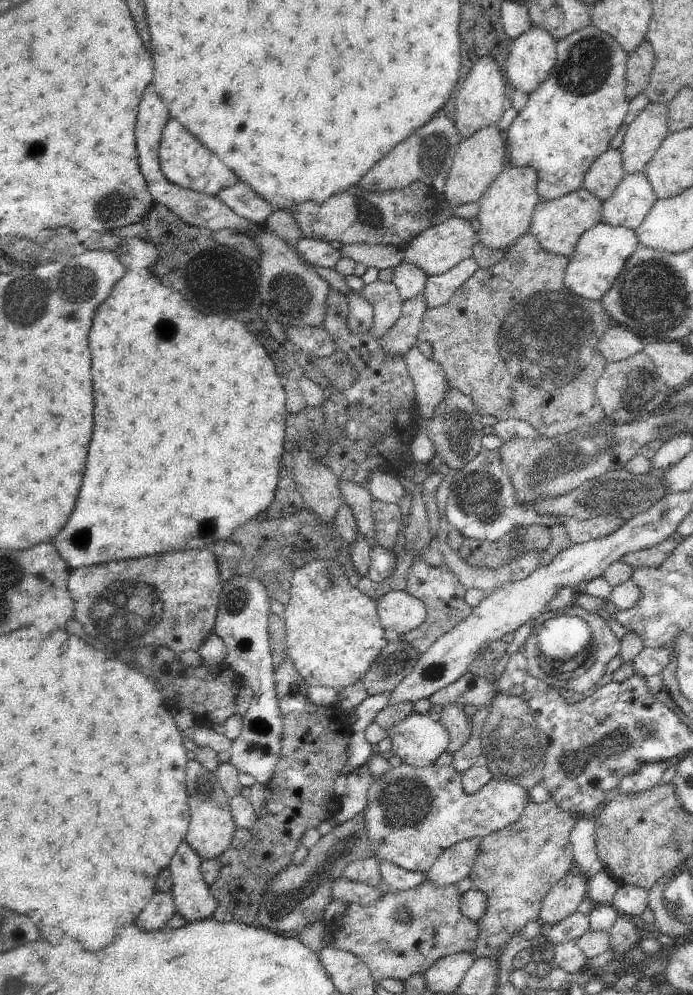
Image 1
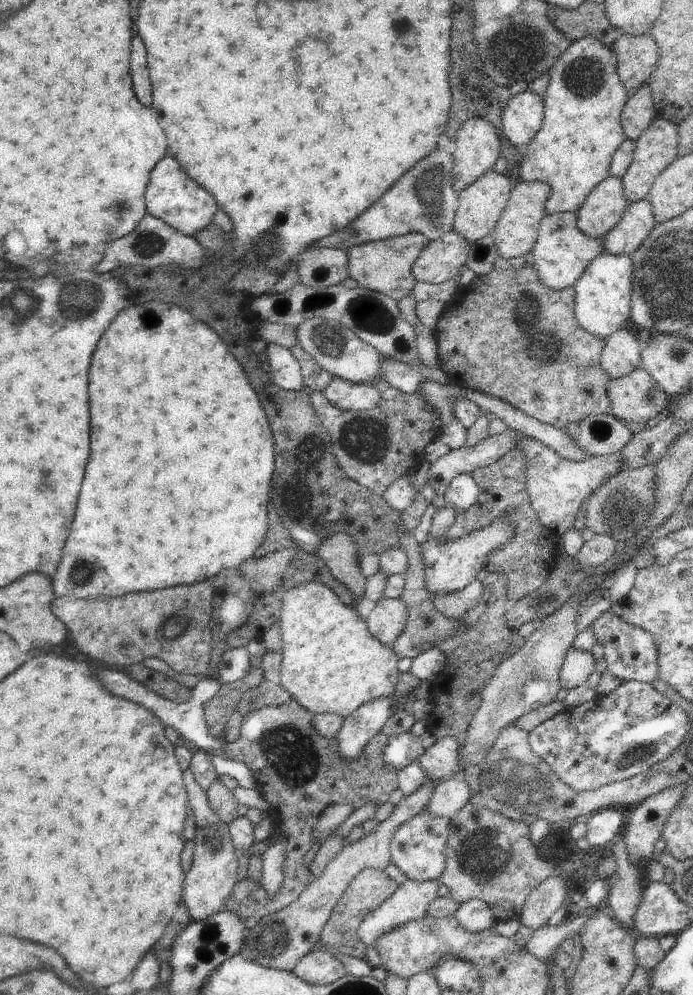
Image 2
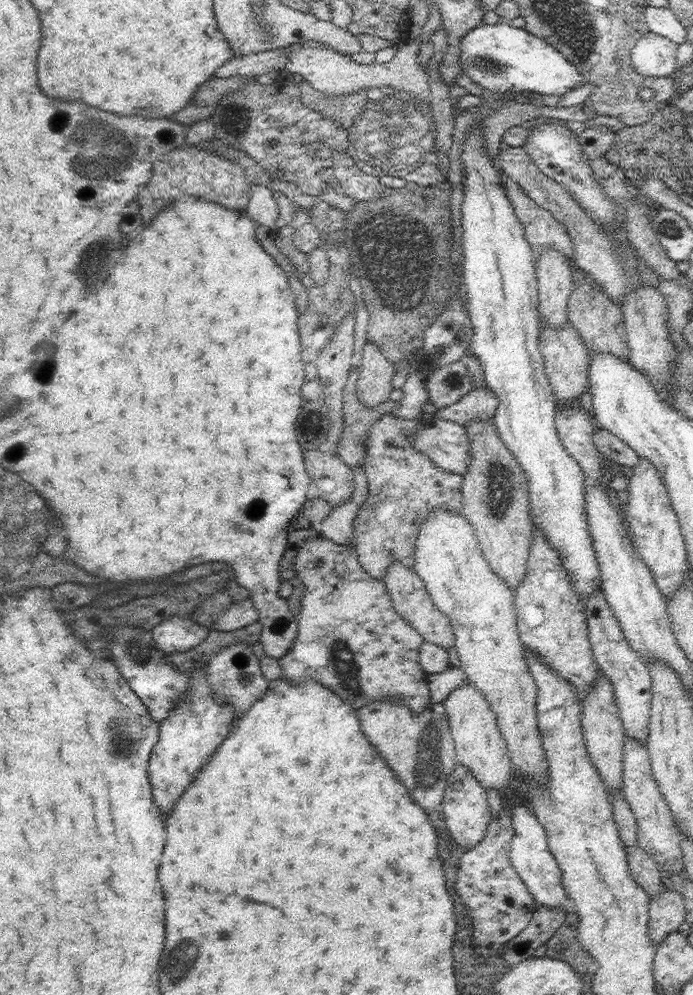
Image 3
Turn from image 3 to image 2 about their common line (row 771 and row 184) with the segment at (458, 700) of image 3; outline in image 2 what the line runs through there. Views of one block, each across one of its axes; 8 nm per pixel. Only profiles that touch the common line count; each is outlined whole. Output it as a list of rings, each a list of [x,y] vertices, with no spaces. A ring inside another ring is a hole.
[[[495,169],[486,172],[471,186],[462,190],[458,196],[458,207],[453,221],[453,230],[460,234],[469,244],[485,238],[493,233],[498,220],[508,203],[515,185],[515,176],[510,173],[499,173]]]

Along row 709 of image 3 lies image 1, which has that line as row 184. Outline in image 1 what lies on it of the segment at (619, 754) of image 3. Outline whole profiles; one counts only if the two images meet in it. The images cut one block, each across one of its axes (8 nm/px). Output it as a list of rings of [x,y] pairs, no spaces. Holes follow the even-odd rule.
[[[608,147],[586,171],[582,187],[598,200],[606,200],[627,174],[619,149]]]

